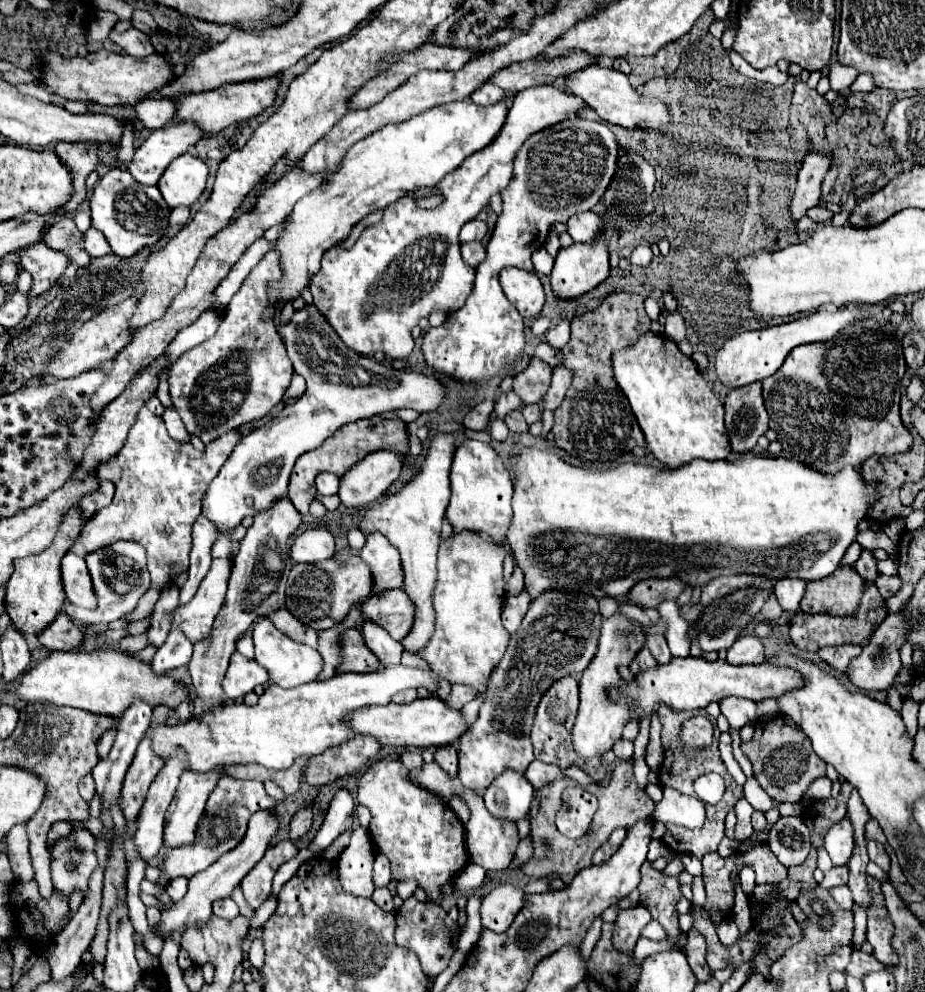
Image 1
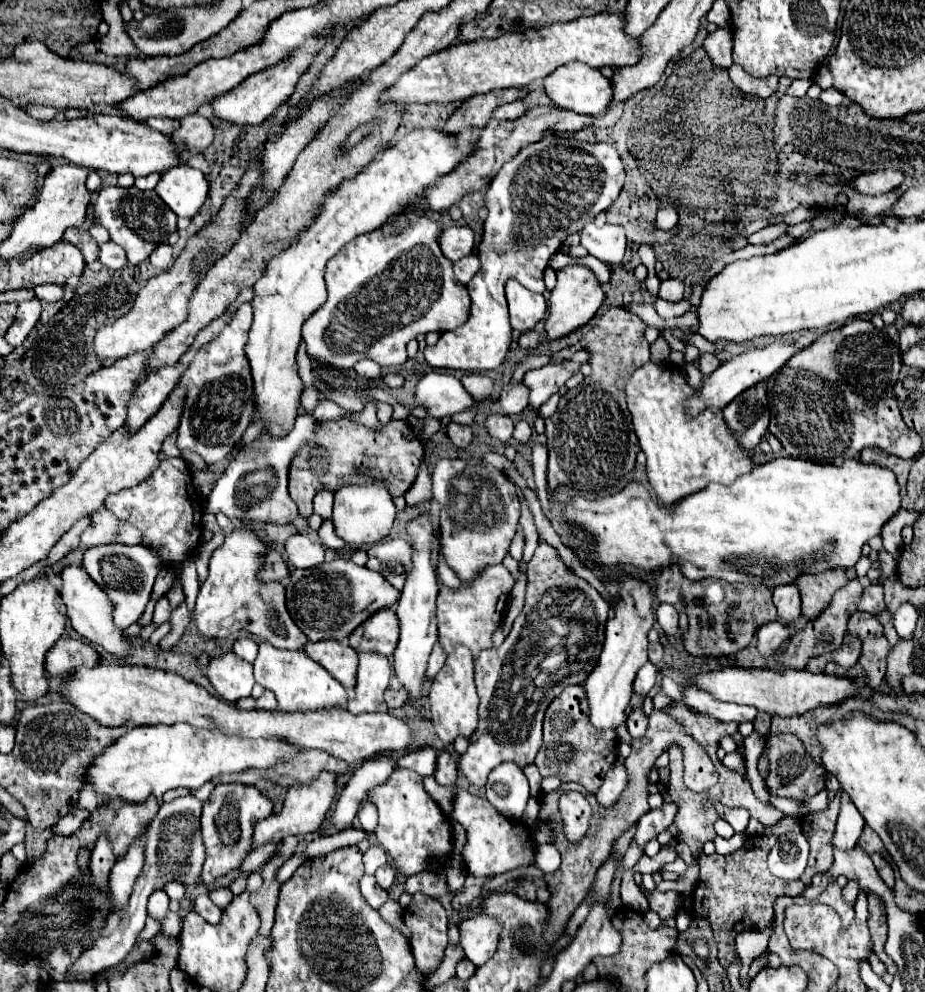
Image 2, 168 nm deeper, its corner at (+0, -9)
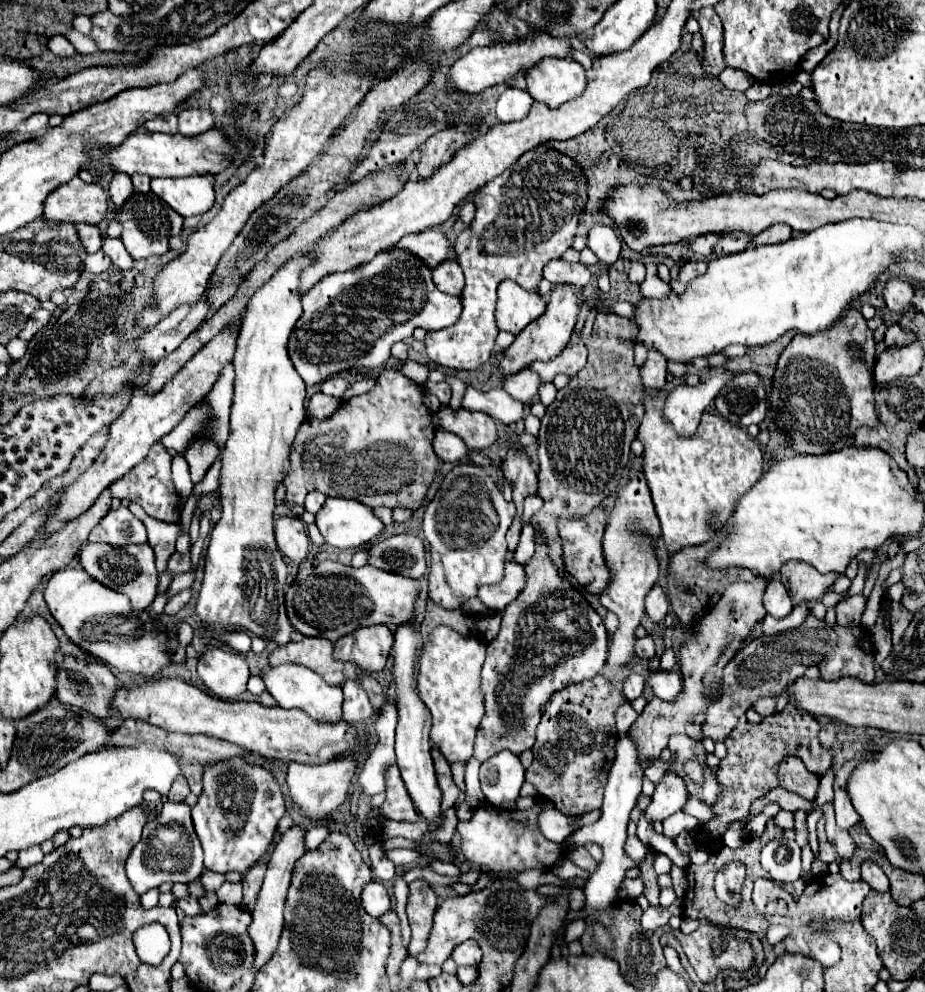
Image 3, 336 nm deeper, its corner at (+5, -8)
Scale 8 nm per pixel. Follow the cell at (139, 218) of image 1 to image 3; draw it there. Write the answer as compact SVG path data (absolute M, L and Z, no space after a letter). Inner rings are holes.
M134 192L120 210L116 210L114 220L122 224L122 236L120 240L124 242L128 254L134 260L142 260L148 258L150 254L164 254L168 252L168 240L172 236L178 236L182 230L182 222L184 218L180 214L176 214L168 204L164 204L164 200L160 200L156 194L148 192Z

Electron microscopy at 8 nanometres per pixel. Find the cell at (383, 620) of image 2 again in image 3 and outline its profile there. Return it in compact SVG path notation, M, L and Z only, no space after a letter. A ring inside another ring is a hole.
M386 624L364 626L346 634L334 644L334 654L342 662L354 662L366 672L376 672L386 666L392 650L394 634Z

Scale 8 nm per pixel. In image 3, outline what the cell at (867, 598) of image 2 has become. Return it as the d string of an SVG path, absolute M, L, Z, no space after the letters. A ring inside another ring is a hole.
M854 594L836 604L836 624L840 626L856 626L866 610L868 598L864 594Z

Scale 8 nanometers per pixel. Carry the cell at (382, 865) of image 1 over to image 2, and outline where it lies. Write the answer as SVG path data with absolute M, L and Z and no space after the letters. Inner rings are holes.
M387 863L387 865L383 865L383 867L379 867L379 869L375 871L375 879L377 879L377 883L379 883L383 889L389 889L389 885L391 885L393 879L395 879L395 869Z

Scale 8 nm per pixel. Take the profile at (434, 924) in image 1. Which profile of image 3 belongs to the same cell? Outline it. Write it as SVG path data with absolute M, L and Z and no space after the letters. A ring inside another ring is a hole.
M414 880L408 886L410 886L410 894L408 894L406 914L412 928L412 940L408 944L408 952L412 956L418 956L428 946L428 936L432 930L434 912L438 908L438 898L434 890L428 886L428 882L424 880Z

